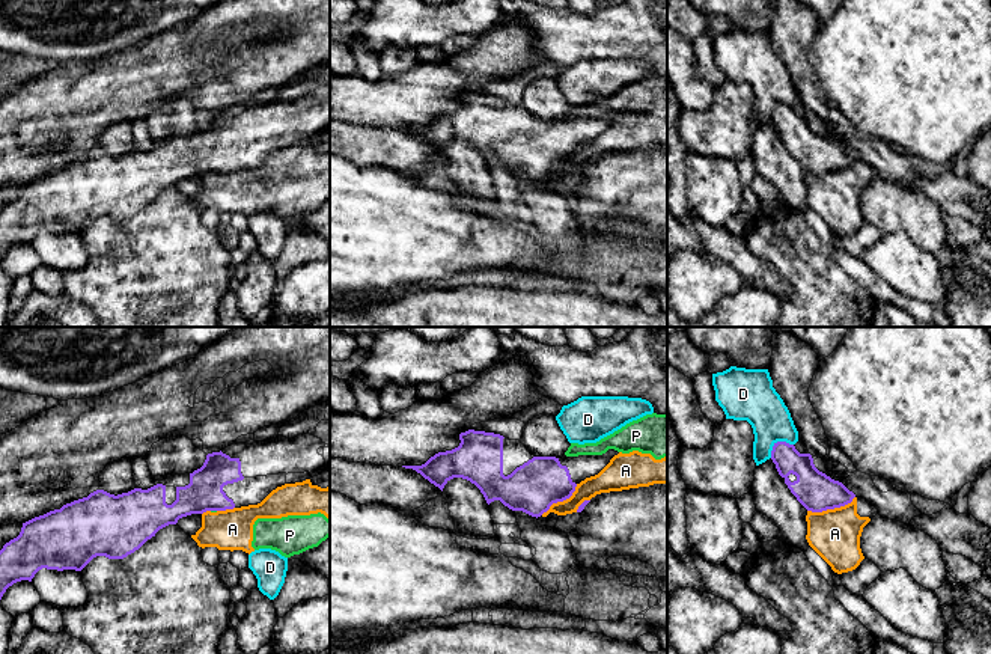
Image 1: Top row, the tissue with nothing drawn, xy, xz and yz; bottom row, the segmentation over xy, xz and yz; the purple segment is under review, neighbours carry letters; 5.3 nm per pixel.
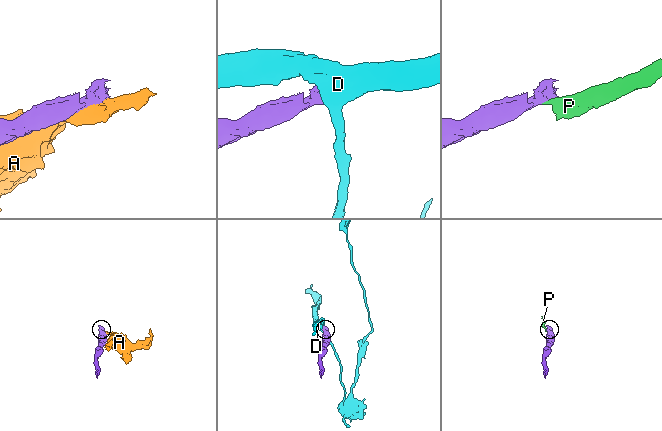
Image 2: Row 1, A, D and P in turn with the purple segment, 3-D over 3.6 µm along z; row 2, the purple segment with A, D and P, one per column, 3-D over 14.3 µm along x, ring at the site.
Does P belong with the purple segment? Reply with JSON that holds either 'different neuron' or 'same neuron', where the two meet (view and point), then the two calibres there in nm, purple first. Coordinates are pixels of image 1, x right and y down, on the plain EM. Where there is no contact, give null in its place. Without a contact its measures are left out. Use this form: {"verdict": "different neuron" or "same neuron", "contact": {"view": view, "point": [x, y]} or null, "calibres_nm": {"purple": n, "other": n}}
{"verdict": "different neuron", "contact": {"view": "xy", "point": [214, 172]}, "calibres_nm": {"purple": 190, "other": 20}}

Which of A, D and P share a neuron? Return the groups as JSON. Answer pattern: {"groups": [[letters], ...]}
{"groups": [["A", "P"], ["D"]]}

